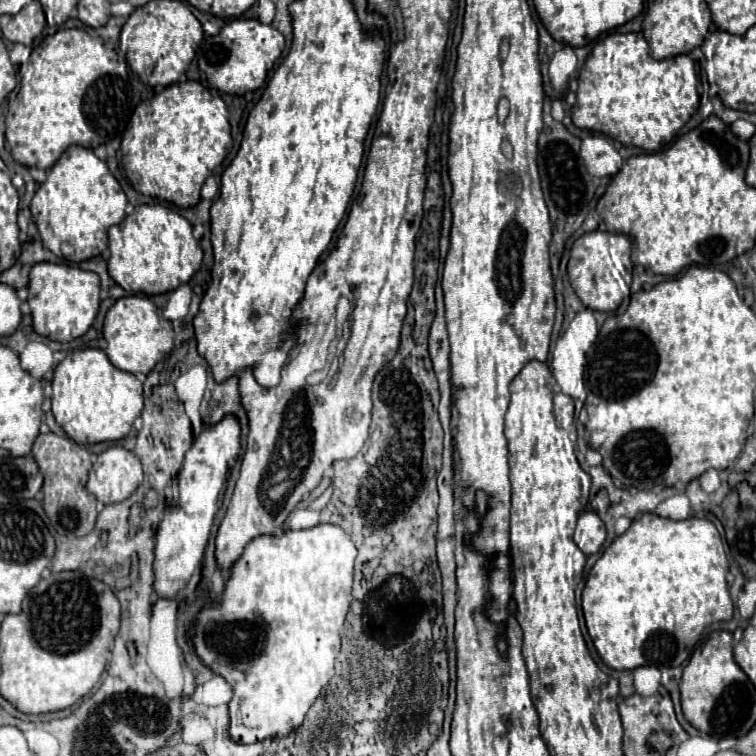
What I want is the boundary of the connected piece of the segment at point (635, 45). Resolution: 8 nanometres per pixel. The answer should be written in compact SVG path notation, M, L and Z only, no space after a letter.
M610 33L592 47L584 61L578 77L576 105L572 107L572 121L580 129L604 133L618 139L622 145L640 147L644 151L660 151L686 125L698 105L698 77L694 61L688 55L656 61L650 57L650 47L642 33Z

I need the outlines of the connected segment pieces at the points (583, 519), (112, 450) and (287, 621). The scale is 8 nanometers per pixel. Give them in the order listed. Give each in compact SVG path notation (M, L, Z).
M586 511L580 515L574 531L574 541L584 555L598 553L598 549L606 541L606 527L594 511Z
M112 445L96 455L90 475L88 491L104 505L110 505L128 499L136 491L142 483L142 465L132 451Z
M332 523L256 537L234 563L222 601L200 611L192 639L198 657L234 687L230 701L230 737L234 741L256 743L266 737L288 735L300 727L306 711L332 679L352 599L354 559L356 545L340 525Z

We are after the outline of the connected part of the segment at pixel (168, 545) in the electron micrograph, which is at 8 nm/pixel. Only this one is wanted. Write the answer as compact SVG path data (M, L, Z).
M224 417L220 423L208 427L206 431L202 431L202 435L198 435L192 443L192 449L186 453L180 477L178 477L178 501L168 505L164 509L164 519L158 525L156 531L156 547L154 547L154 591L158 595L158 599L174 599L176 593L180 589L184 589L192 577L192 573L196 571L196 567L202 561L208 537L210 537L210 527L214 523L214 515L220 507L222 495L224 495L224 487L226 487L226 477L228 477L228 469L230 465L236 461L240 451L240 425L234 417Z

